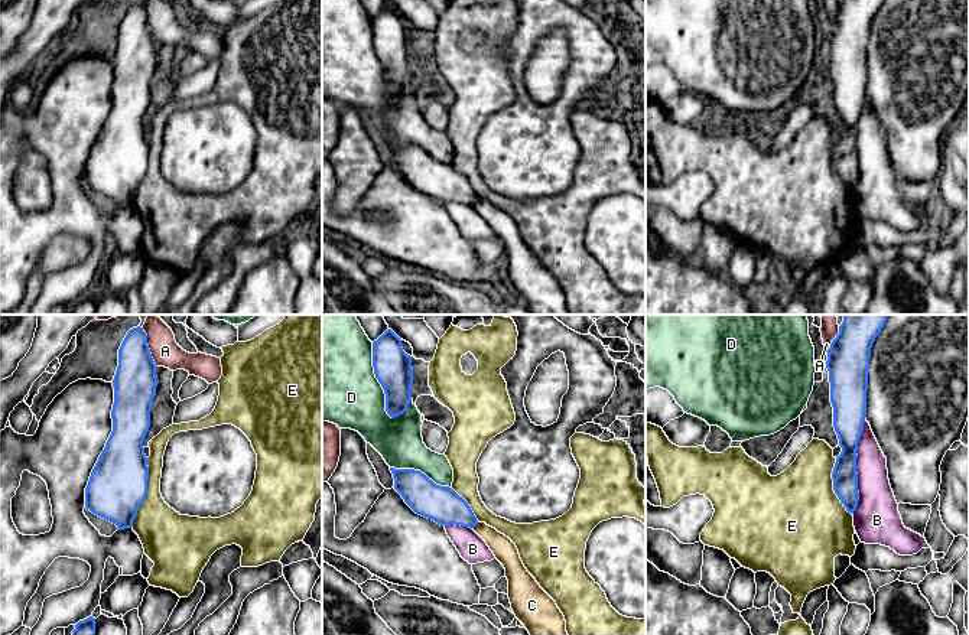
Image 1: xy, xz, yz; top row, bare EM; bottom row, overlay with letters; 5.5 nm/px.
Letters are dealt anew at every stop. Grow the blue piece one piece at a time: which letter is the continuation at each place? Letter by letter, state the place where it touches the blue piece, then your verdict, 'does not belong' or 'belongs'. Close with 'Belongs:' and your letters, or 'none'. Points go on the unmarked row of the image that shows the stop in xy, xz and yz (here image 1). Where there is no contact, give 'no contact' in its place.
A: xy (148, 23) | does not belong
B: yz (855, 143) | does not belong
C: xz (475, 201) | does not belong
D: xz (379, 58) | does not belong
E: xy (146, 169) | does not belong
Belongs: none

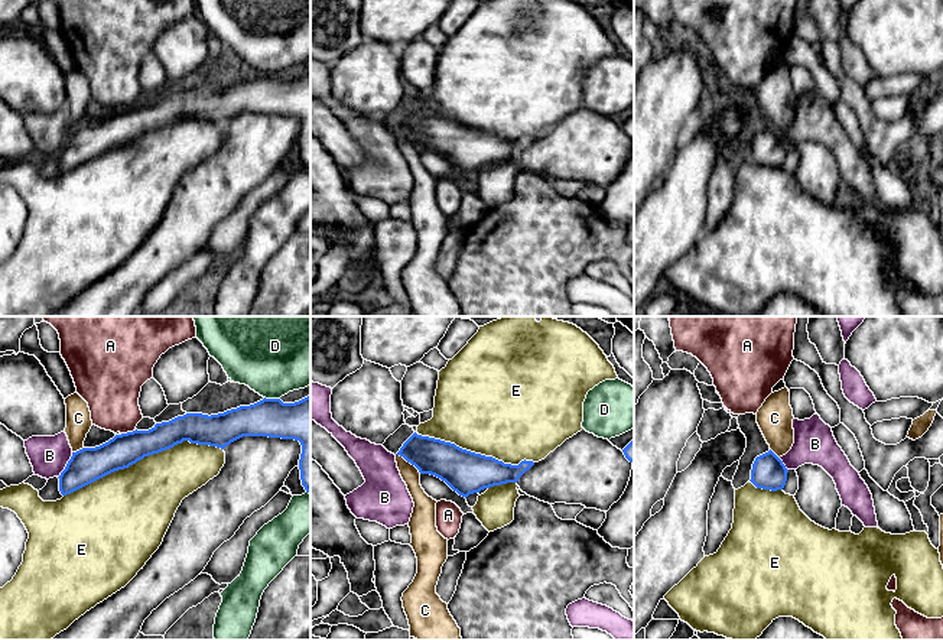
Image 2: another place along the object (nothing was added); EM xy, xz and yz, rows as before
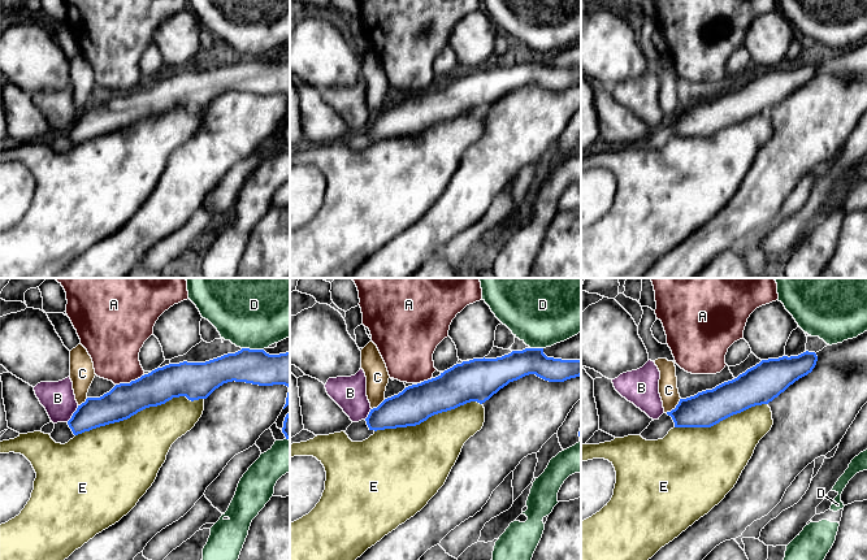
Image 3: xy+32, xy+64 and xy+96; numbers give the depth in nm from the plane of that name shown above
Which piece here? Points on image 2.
A: xy (129, 109) | does not belong
B: xy (67, 142) | does not belong
C: xz (409, 137) | does not belong
D: xy (272, 75) | does not belong
E: xy (143, 133) | does not belong
Belongs: none

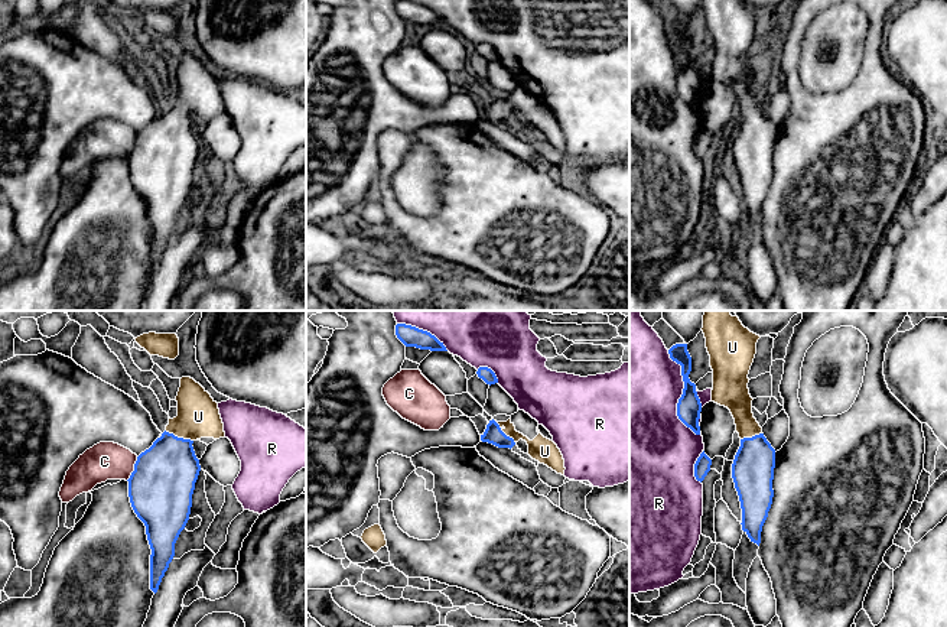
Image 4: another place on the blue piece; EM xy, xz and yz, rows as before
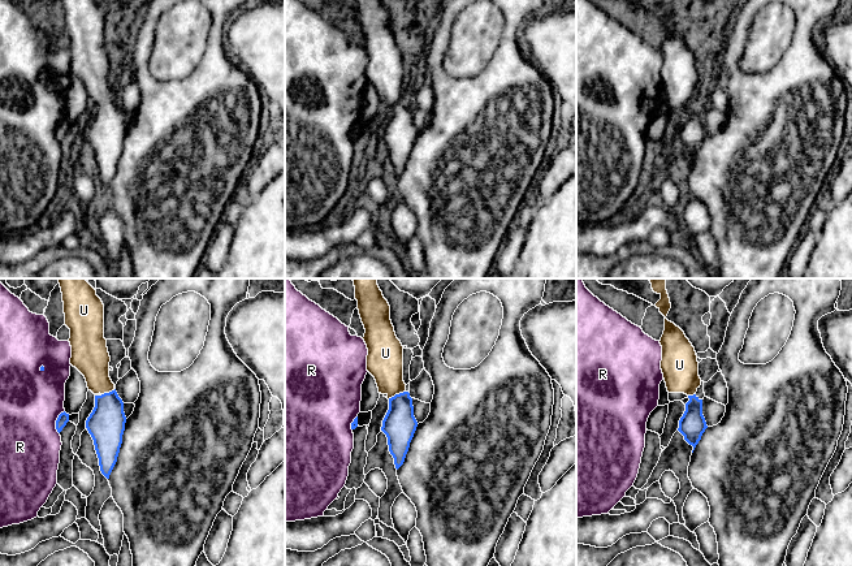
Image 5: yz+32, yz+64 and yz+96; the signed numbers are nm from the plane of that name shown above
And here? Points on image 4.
C: xy (134, 145) | does not belong
R: yz (683, 70) | does not belong
U: xy (179, 114) | belongs
Belongs: U

